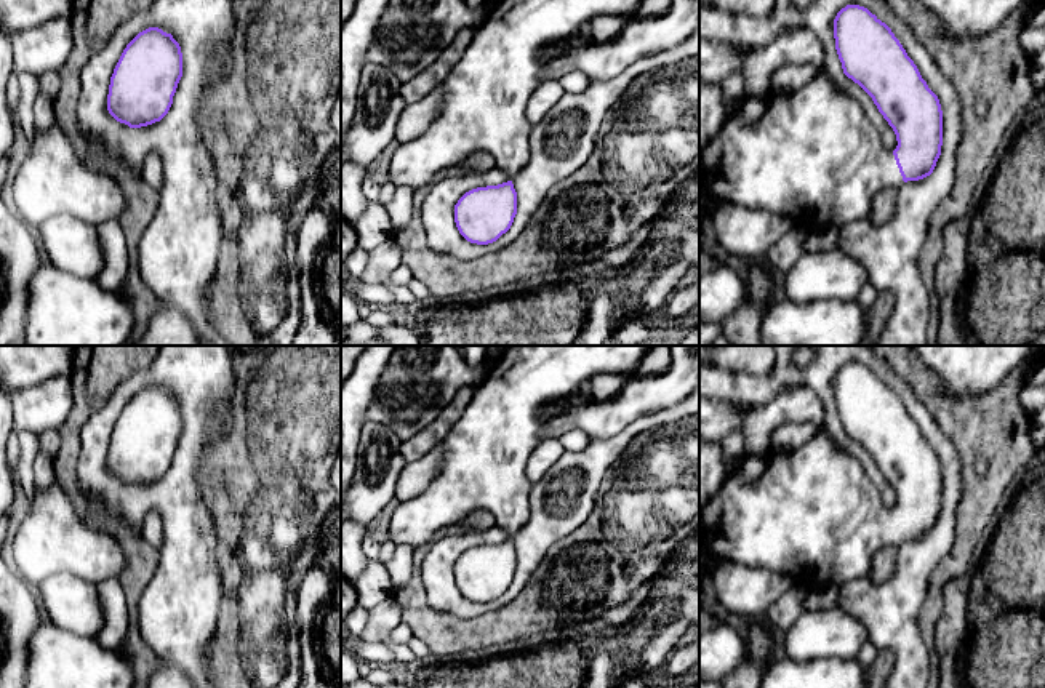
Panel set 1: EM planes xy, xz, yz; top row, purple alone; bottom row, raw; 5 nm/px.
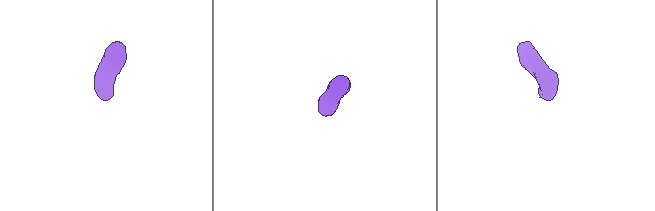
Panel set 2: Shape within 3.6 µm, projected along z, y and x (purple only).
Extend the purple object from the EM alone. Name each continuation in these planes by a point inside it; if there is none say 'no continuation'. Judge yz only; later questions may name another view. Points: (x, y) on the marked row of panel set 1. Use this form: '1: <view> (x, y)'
1: yz (813, 156)

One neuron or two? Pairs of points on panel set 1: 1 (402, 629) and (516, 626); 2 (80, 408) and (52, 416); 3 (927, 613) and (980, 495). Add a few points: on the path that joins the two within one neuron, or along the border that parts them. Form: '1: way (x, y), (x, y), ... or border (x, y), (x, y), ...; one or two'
1: border (404, 621), (415, 636); two
2: border (72, 381), (72, 408), (58, 429); two
3: way (936, 584), (940, 576), (960, 556), (968, 524); one

